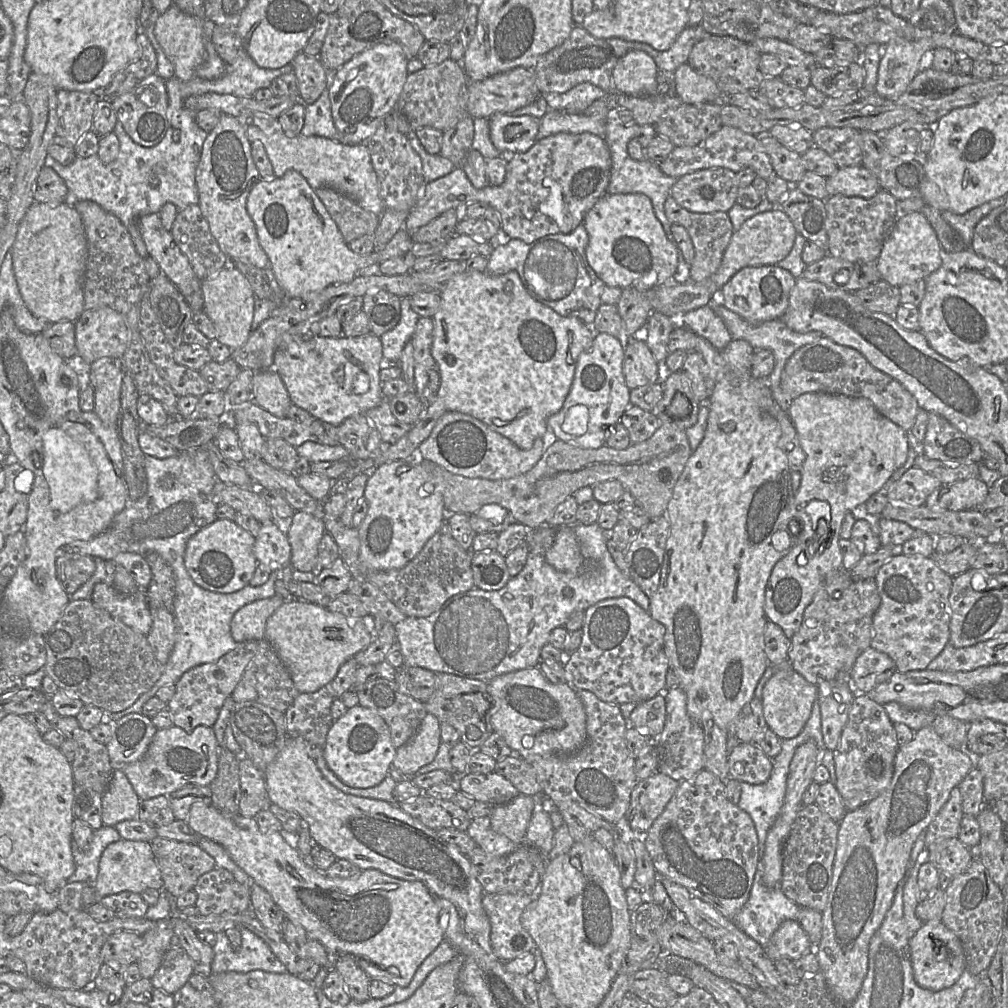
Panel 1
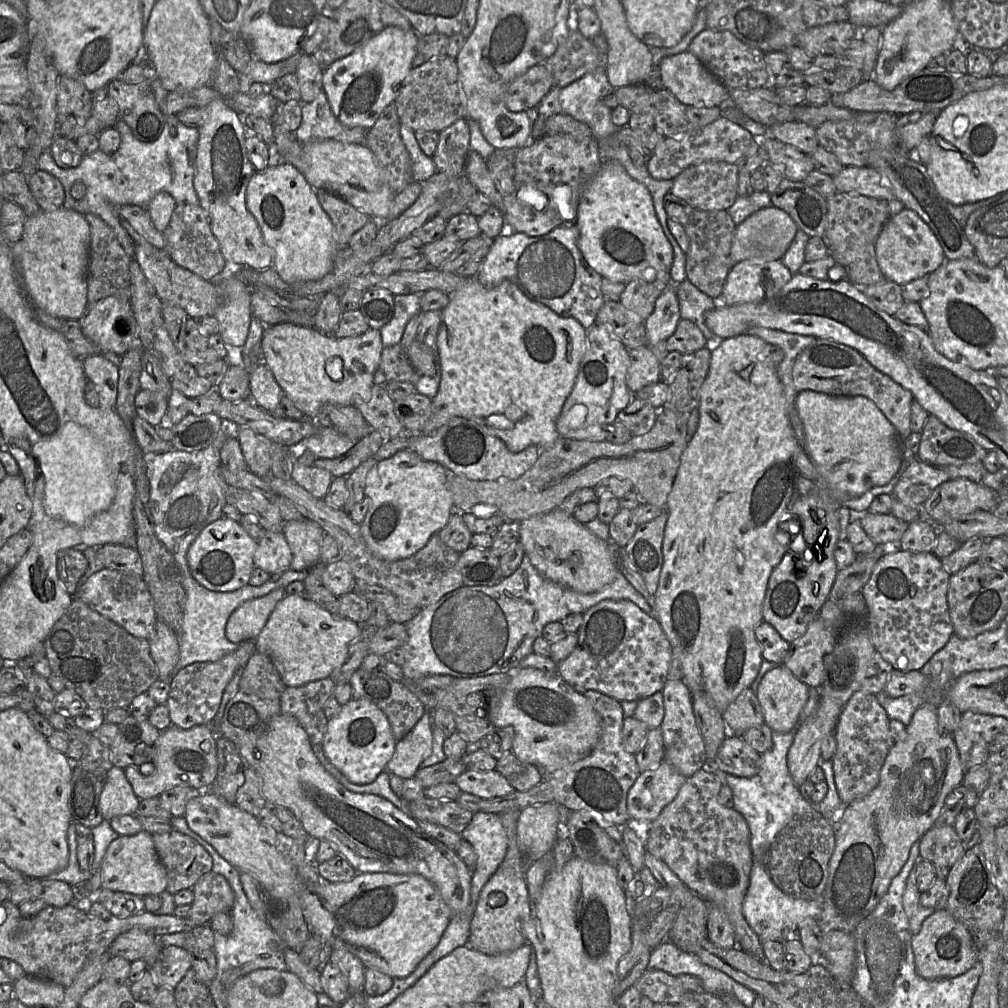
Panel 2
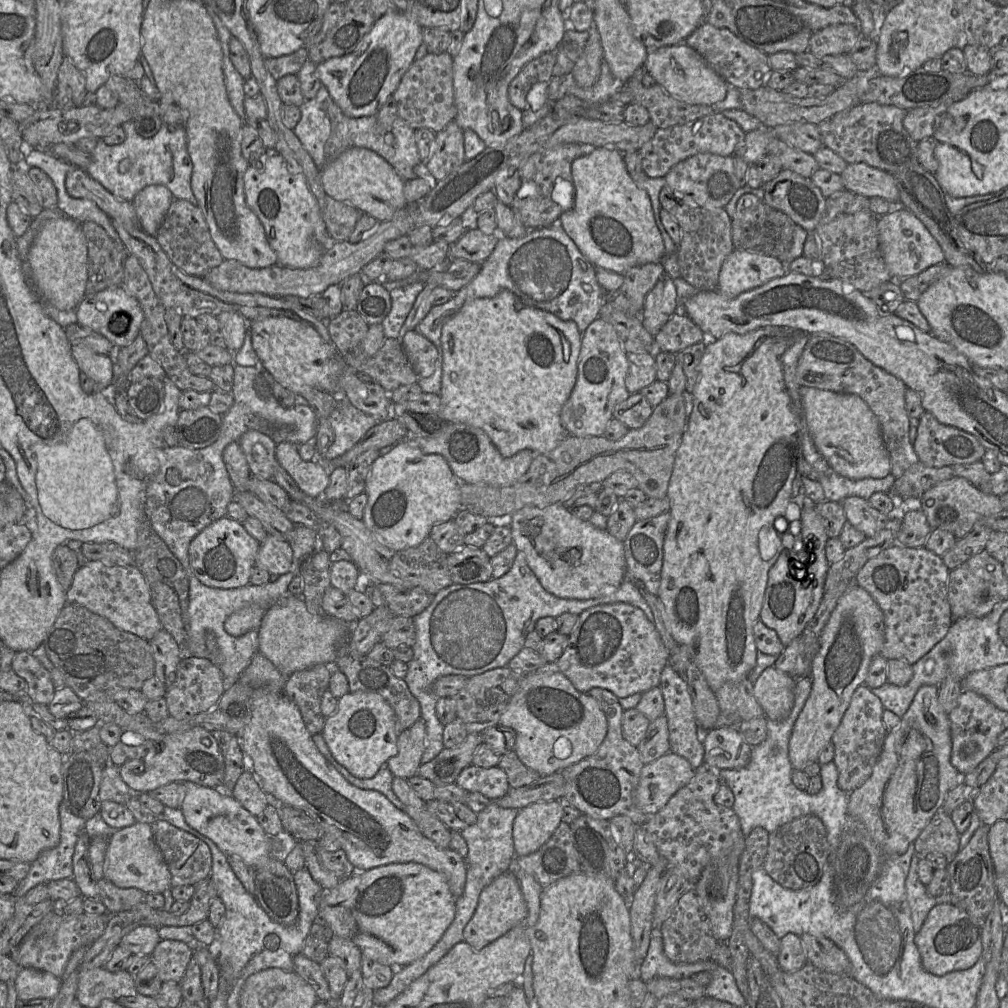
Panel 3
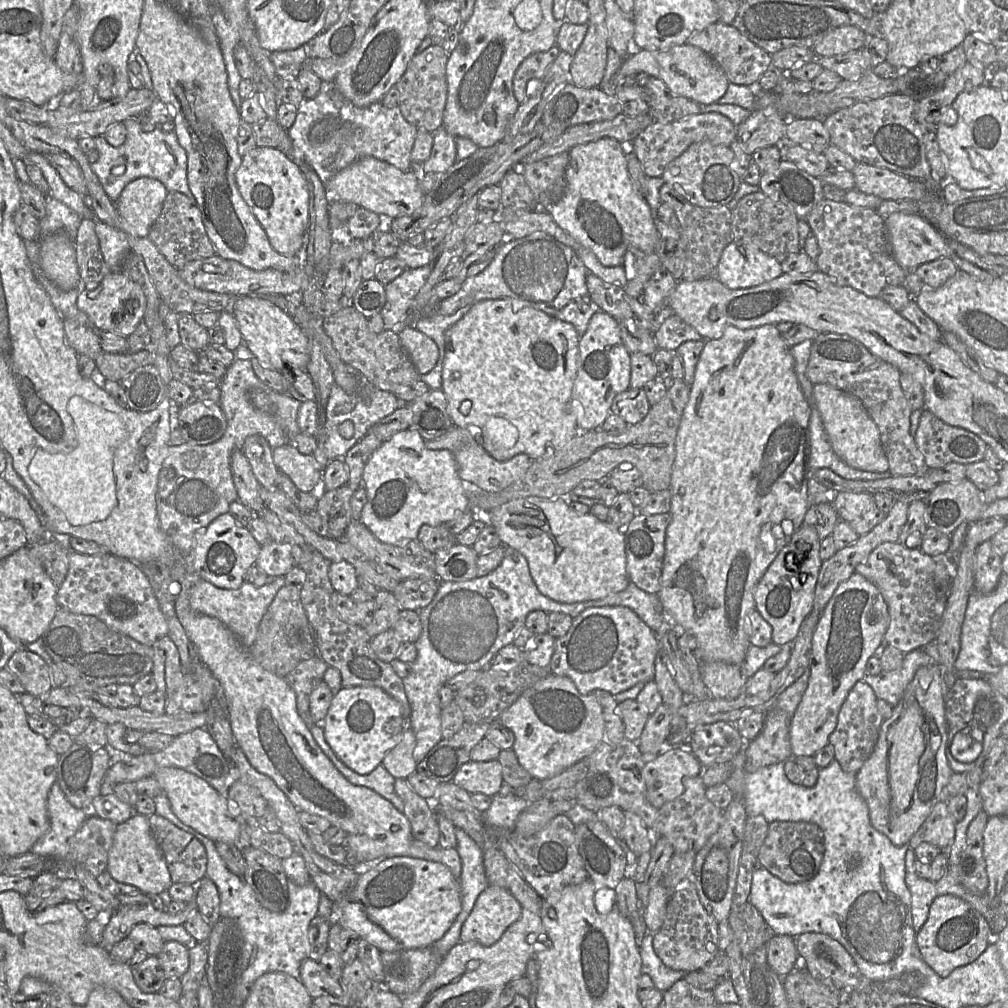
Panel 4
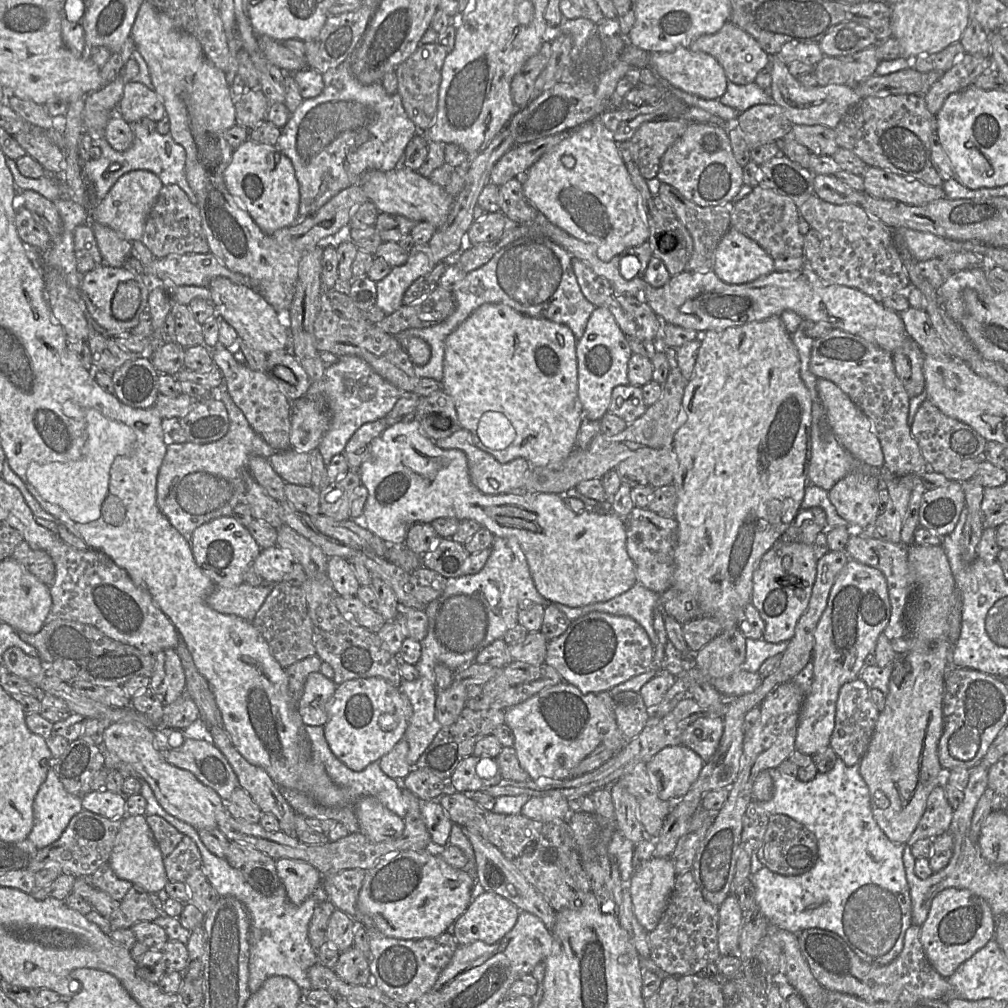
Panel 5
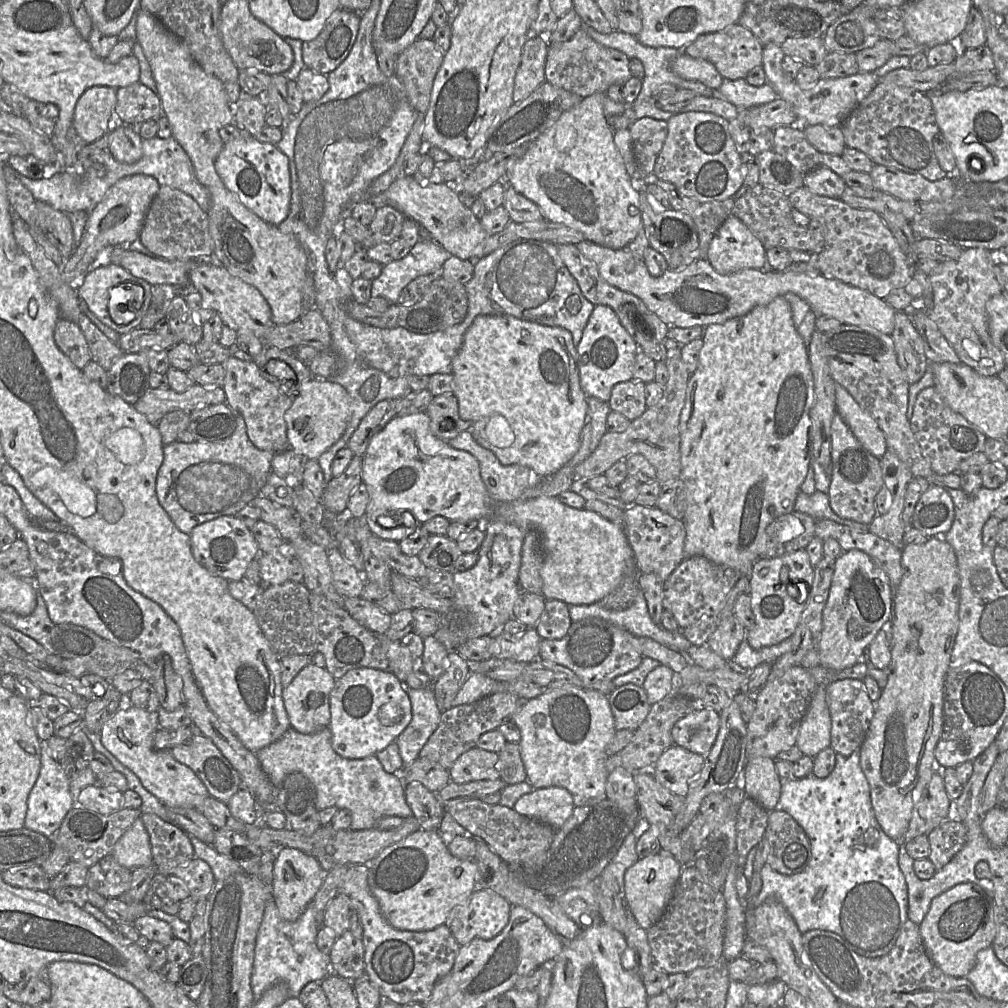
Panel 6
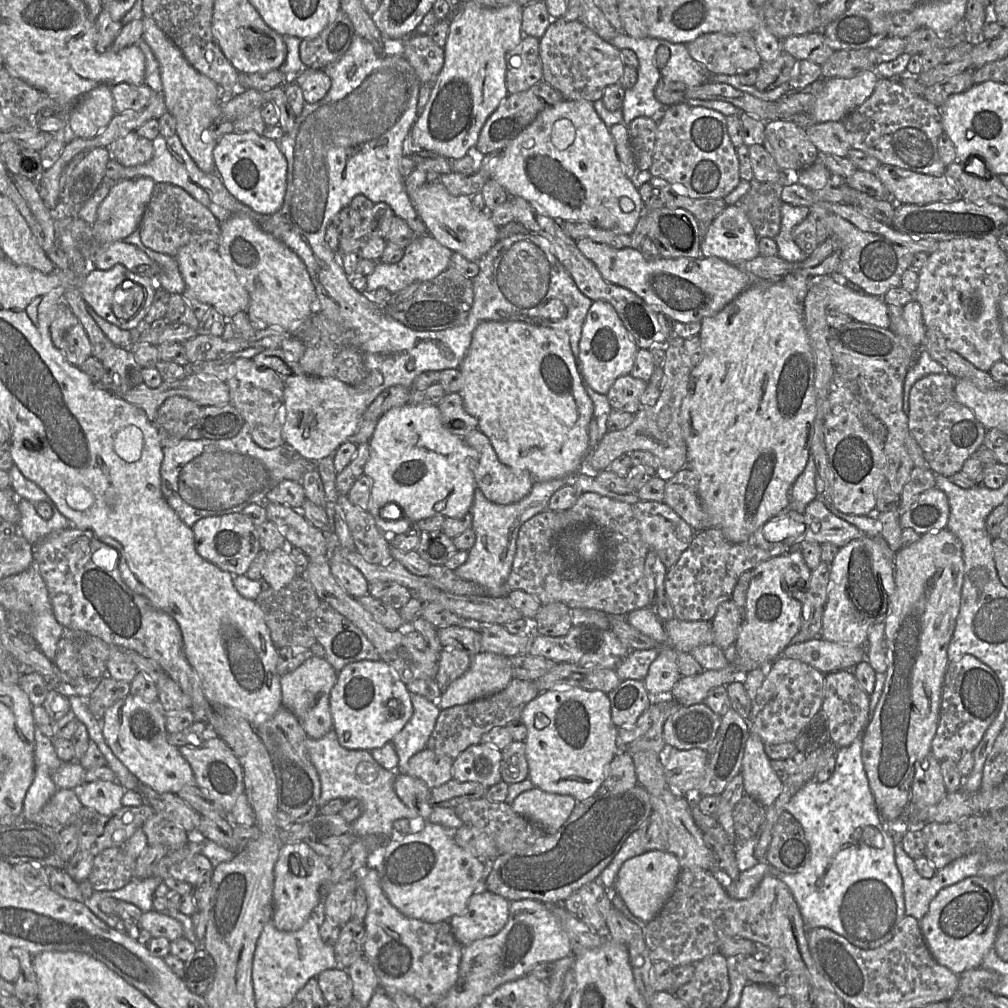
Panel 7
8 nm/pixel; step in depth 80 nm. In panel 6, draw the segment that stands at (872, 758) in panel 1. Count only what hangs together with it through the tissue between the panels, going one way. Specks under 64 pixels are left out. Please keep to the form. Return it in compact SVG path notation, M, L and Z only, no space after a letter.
M841 679L826 686L827 704L831 716L831 748L839 754L850 756L860 750L868 733L875 703L870 700L863 681L859 679Z

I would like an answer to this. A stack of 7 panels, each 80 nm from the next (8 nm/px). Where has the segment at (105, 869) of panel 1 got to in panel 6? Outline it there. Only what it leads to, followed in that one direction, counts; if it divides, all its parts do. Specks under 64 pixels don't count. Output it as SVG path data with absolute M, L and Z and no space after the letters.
M141 817L120 837L112 855L120 865L130 870L153 865L149 834Z

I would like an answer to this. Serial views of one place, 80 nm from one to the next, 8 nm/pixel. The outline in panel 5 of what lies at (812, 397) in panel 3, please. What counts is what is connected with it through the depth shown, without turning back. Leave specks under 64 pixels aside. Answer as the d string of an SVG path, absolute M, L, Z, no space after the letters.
M817 379L816 389L825 412L825 424L833 432L839 444L858 461L876 468L884 466L884 455L871 420L834 382Z

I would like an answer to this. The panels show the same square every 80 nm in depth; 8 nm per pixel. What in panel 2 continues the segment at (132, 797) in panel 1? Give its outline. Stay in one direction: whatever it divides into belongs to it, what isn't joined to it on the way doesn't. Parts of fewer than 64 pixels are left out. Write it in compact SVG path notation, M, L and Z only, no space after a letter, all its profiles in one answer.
M113 765L104 780L100 796L103 819L109 821L115 816L135 815L139 801L124 770Z

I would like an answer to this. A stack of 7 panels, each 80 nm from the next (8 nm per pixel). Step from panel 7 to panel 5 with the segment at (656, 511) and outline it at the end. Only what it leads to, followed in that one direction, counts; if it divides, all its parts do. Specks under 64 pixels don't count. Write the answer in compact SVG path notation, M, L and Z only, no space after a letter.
M634 507L623 518L627 537L627 552L636 567L637 582L645 588L662 594L672 583L676 568L678 522L673 517L664 517L647 509Z

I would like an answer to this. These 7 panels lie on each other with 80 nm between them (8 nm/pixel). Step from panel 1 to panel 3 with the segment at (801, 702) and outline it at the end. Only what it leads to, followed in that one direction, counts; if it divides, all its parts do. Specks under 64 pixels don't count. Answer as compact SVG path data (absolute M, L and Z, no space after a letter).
M774 666L767 667L753 684L753 693L767 719L785 719L794 704L796 679Z

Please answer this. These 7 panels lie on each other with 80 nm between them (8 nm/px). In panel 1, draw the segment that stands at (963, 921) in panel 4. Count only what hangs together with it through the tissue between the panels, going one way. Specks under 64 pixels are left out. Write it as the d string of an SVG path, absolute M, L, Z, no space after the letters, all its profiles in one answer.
M928 921L909 940L910 960L915 982L930 991L951 987L966 970L965 956L959 938L942 921Z

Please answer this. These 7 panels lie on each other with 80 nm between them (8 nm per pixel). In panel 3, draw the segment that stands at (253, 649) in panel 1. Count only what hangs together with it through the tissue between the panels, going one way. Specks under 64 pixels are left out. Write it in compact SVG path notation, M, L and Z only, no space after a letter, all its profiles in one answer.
M189 657L178 664L175 680L167 690L165 699L169 714L177 720L183 720L209 711L223 693L223 674L220 668L206 658Z

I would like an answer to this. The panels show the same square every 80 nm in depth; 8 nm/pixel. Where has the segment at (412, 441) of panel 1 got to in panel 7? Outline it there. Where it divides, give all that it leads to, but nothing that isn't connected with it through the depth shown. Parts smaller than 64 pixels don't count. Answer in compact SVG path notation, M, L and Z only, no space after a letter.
M482 321L474 329L468 352L458 369L462 374L462 386L458 393L463 399L465 411L478 420L478 430L489 439L501 463L529 471L535 482L546 482L580 473L589 453L589 424L593 418L594 406L582 385L583 377L578 372L567 332L522 321Z

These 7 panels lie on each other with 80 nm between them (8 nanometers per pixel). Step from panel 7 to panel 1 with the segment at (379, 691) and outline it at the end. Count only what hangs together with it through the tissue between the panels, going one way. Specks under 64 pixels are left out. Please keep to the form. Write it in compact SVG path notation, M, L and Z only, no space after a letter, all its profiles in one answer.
M357 705L348 708L342 717L333 722L327 734L323 757L329 769L345 785L371 788L388 775L395 754L396 749L385 721L375 711Z

